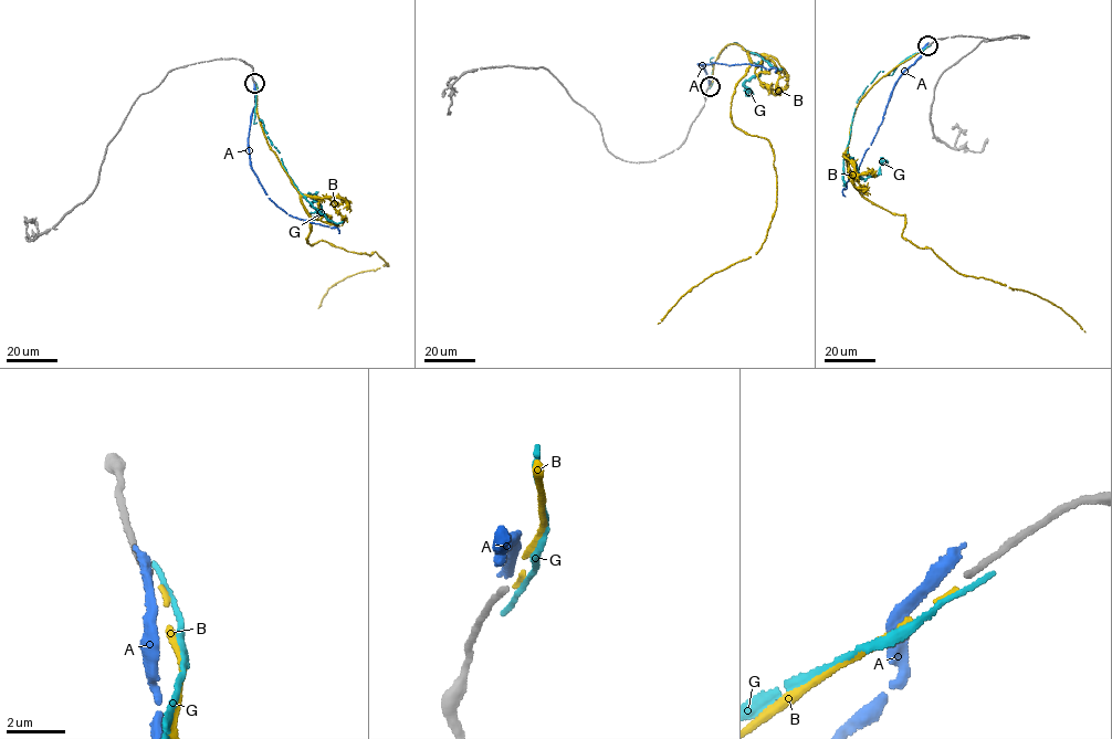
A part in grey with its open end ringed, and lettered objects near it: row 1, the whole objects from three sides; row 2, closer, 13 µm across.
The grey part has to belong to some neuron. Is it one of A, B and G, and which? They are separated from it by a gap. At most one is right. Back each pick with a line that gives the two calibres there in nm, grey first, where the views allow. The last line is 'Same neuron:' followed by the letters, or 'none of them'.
B: 220/180 nm
Same neuron: B

